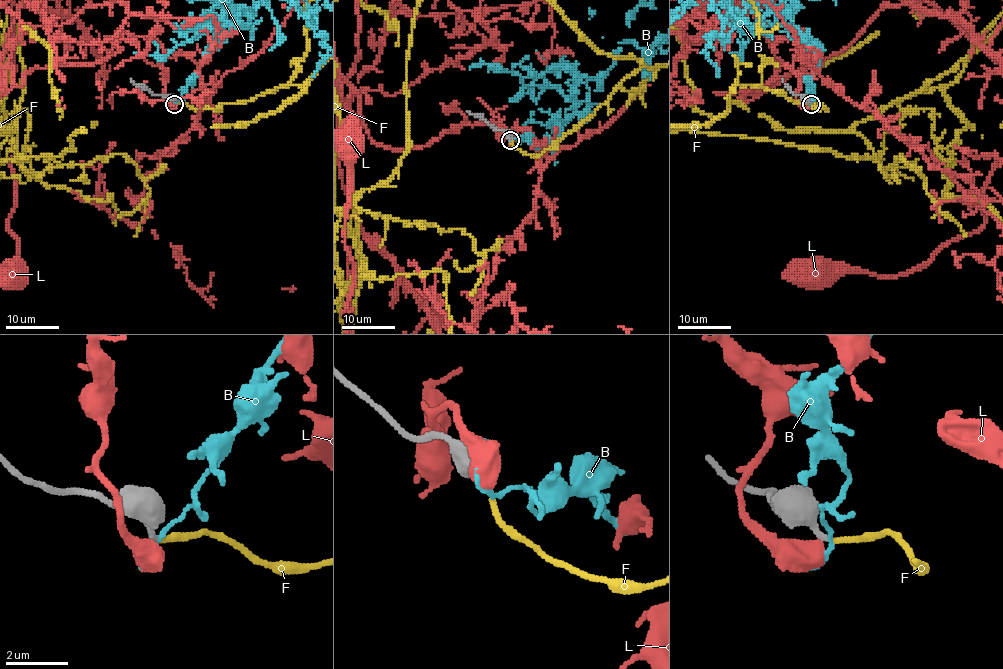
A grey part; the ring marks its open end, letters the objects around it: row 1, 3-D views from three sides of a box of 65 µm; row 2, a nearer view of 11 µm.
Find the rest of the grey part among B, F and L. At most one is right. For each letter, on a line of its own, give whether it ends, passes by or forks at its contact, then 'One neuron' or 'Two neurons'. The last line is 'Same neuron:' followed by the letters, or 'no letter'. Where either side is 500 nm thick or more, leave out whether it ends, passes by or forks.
B: It passes by. Two neurons
F: It ends there. One neuron
L: Two neurons
Same neuron: F

